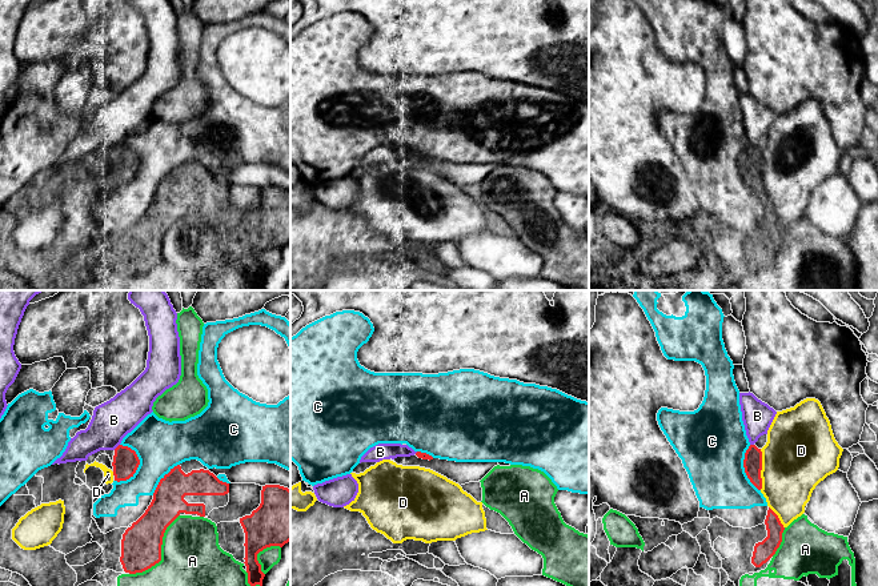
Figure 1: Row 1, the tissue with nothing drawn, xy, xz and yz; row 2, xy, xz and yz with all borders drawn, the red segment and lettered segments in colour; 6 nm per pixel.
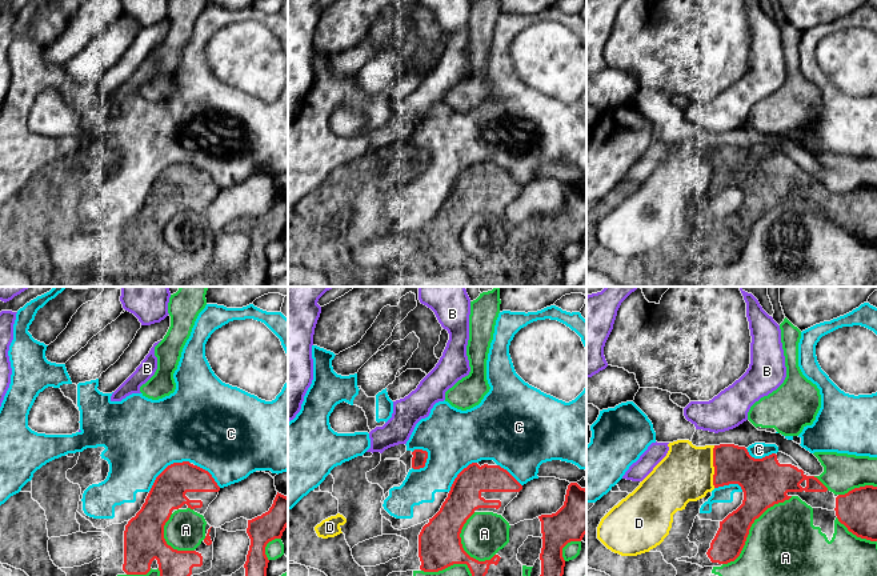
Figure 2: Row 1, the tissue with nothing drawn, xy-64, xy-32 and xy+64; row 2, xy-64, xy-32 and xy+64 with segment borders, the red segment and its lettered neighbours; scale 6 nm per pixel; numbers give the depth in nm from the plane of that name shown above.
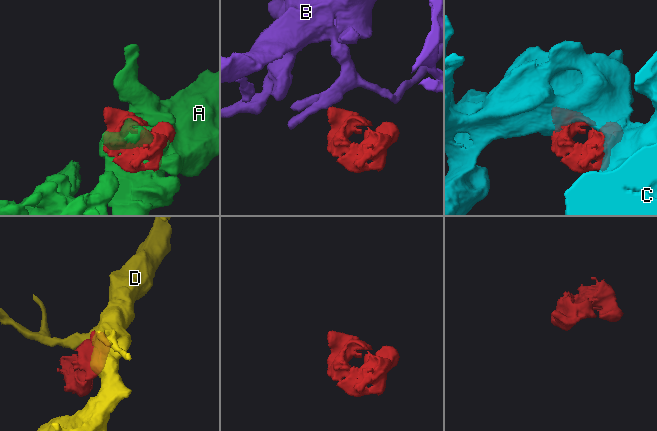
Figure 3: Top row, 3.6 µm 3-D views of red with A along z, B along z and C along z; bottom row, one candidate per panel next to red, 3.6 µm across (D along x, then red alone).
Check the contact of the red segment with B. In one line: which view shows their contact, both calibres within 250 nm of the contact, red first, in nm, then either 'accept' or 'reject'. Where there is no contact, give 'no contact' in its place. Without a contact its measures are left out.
meets red in xy; 160 nm thick on the red side, 240 nm on the other; reject

